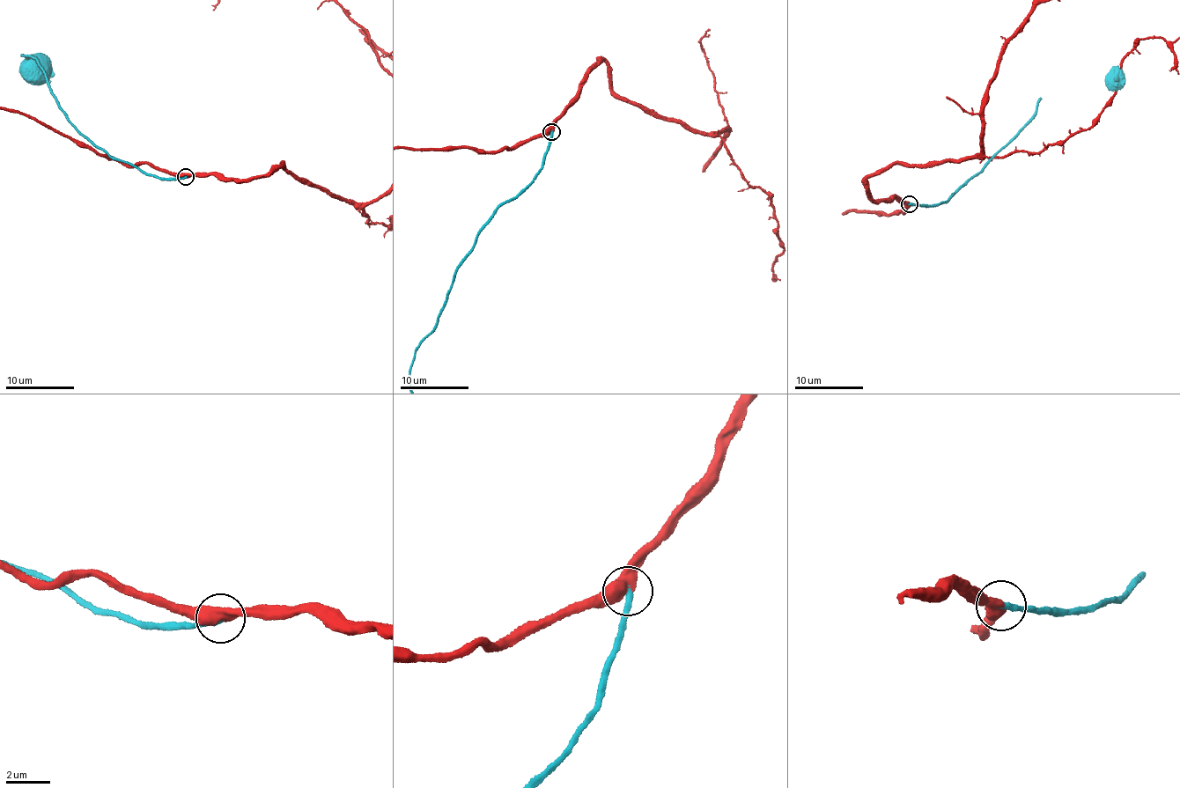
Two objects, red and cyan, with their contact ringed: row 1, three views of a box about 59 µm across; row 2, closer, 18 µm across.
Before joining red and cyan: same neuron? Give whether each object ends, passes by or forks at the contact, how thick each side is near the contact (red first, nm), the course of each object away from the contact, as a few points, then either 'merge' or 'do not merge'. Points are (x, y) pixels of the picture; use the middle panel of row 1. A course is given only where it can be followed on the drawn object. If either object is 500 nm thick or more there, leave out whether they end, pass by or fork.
calibres 550 and 260 nm; course cyan (551, 132), (544, 164), (534, 181), (497, 209), (458, 265), (433, 327), (411, 364); merge

